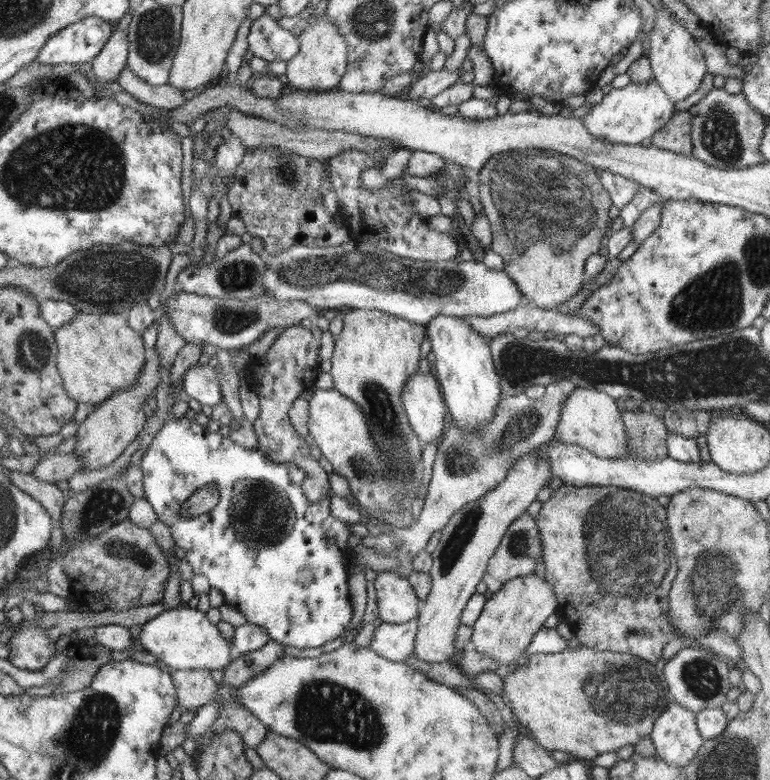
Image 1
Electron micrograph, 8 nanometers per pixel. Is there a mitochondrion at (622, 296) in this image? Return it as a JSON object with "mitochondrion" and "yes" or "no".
{"mitochondrion":"no"}

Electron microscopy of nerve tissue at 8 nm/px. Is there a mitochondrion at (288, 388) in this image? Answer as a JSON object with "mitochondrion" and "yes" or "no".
{"mitochondrion":"no"}

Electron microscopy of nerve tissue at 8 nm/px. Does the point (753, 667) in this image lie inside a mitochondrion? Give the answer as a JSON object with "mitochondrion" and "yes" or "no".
{"mitochondrion":"no"}

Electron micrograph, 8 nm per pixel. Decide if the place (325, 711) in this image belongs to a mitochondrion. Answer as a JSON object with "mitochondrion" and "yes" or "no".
{"mitochondrion":"yes"}

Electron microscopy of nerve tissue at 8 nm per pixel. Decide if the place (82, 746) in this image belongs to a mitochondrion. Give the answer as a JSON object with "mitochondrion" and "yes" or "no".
{"mitochondrion":"yes"}

